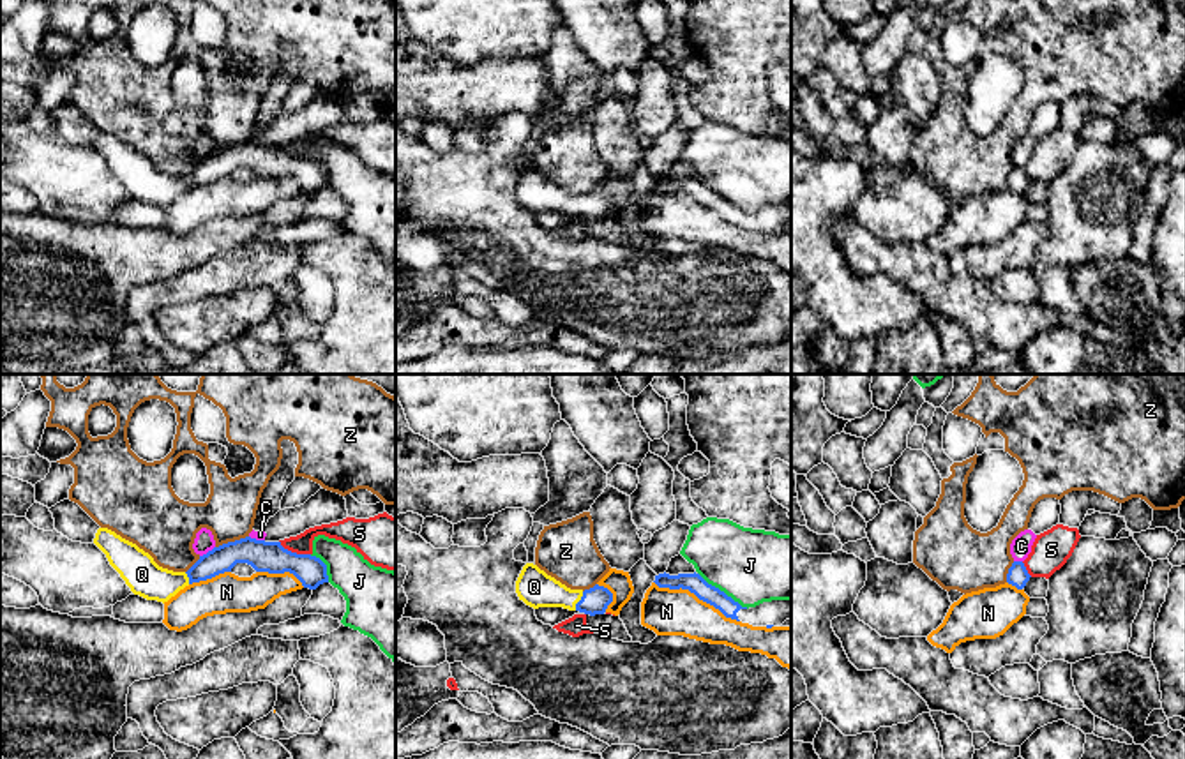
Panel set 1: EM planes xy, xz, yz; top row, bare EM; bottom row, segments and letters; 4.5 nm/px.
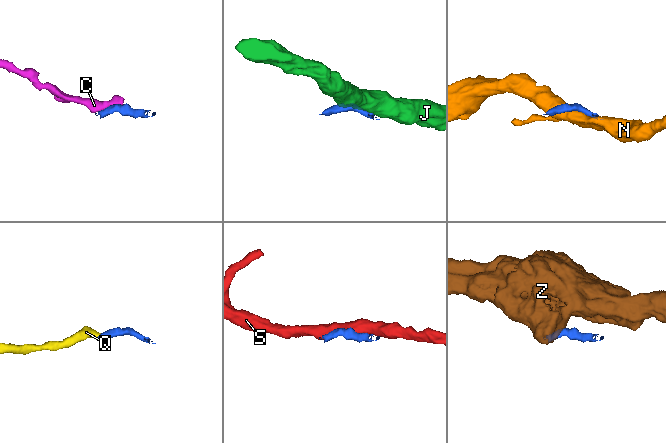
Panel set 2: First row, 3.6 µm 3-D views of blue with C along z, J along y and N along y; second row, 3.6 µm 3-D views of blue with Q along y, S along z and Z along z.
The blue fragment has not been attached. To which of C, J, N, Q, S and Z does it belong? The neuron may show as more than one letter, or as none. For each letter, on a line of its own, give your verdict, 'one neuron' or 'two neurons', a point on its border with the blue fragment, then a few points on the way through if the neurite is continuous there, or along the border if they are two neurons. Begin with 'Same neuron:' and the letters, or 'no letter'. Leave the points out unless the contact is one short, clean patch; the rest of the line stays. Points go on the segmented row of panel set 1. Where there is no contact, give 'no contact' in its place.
Same neuron: Q
C: two neurons; meets blue in xy at (209, 551); border along xy (214, 546), (200, 556)
J: two neurons; meets blue in xz at (723, 592); border along xz (698, 572), (747, 608)
N: two neurons; meets blue in xz at (696, 595)
Q: one neuron; meets blue in xz at (580, 601); runs through xz (594, 601), (580, 601), (534, 586)
S: two neurons; meets blue in xy at (294, 553)
Z: two neurons; meets blue in xy at (232, 542); border along xy (248, 535), (216, 548)

